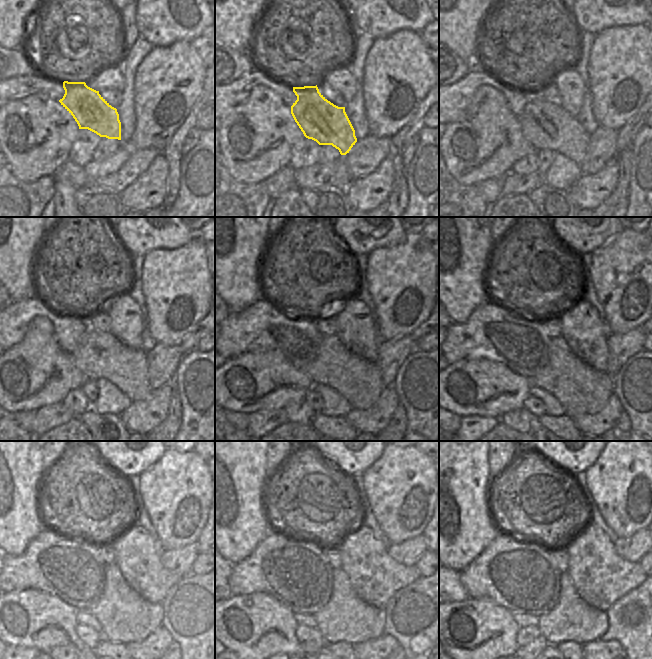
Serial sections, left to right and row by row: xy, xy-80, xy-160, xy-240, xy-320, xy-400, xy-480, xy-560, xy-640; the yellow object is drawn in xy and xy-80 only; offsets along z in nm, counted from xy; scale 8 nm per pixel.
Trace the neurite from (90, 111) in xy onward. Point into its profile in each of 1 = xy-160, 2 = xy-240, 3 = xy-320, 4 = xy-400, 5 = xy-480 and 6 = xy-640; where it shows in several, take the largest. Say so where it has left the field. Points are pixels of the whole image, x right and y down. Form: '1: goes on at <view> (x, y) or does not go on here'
1: goes on at xy-160 (544, 125)
2: goes on at xy-240 (101, 355)
3: goes on at xy-320 (358, 380)
4: goes on at xy-400 (582, 390)
5: goes on at xy-480 (125, 617)
6: goes on at xy-640 (571, 619)

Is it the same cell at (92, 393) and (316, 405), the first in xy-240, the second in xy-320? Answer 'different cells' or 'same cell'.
same cell

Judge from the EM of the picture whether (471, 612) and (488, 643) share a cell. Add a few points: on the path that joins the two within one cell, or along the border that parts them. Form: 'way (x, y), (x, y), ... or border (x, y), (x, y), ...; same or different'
way (474, 620), (477, 632), (480, 635); same

